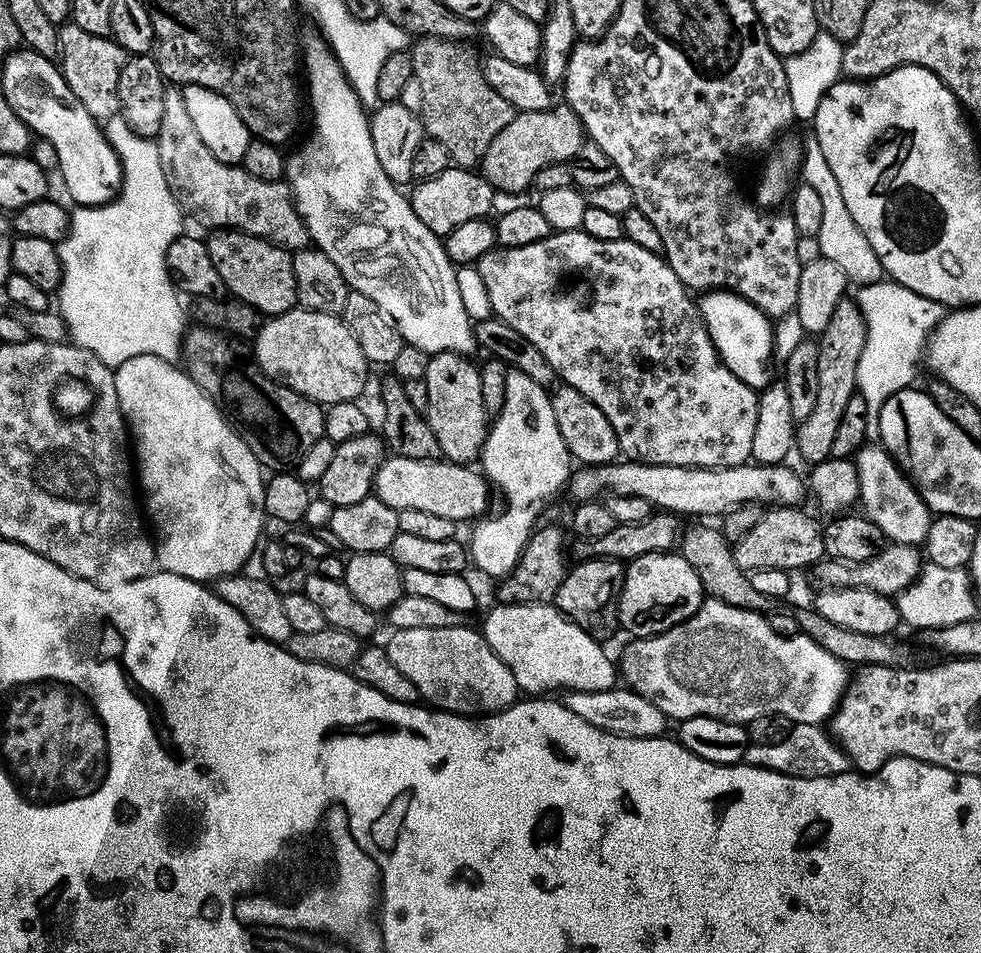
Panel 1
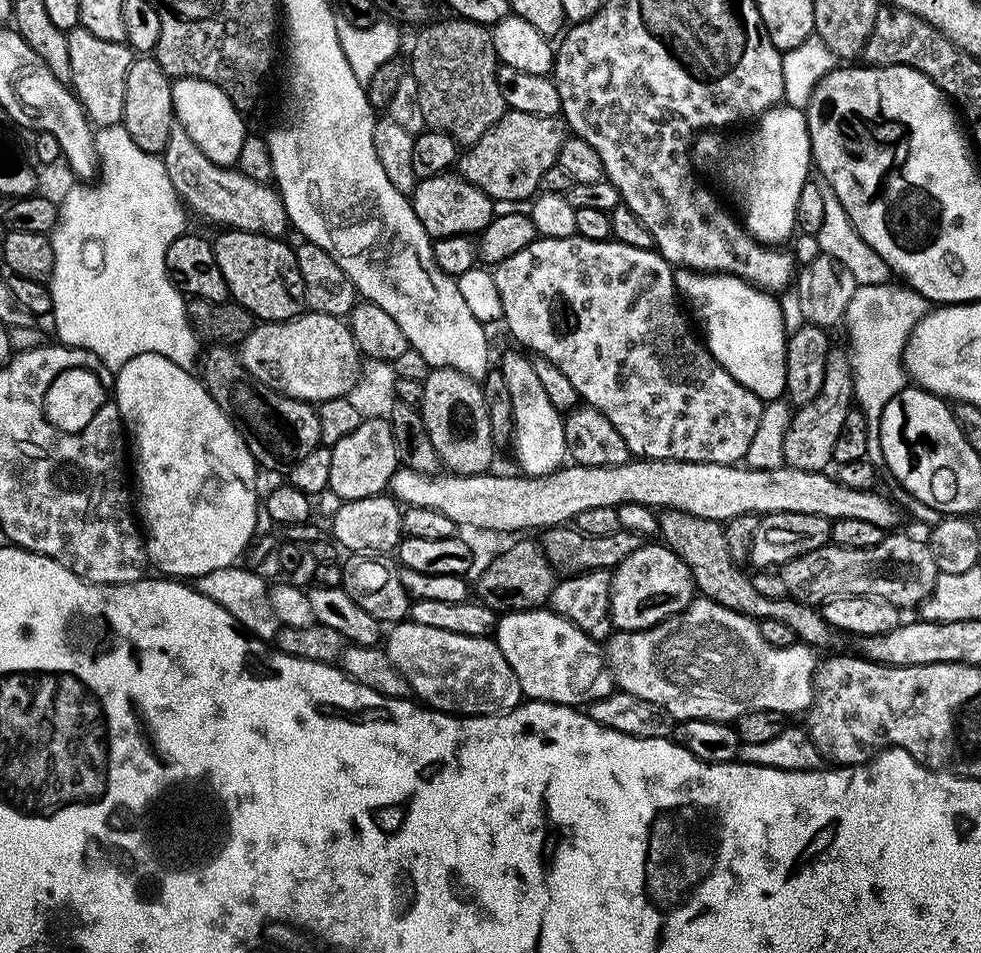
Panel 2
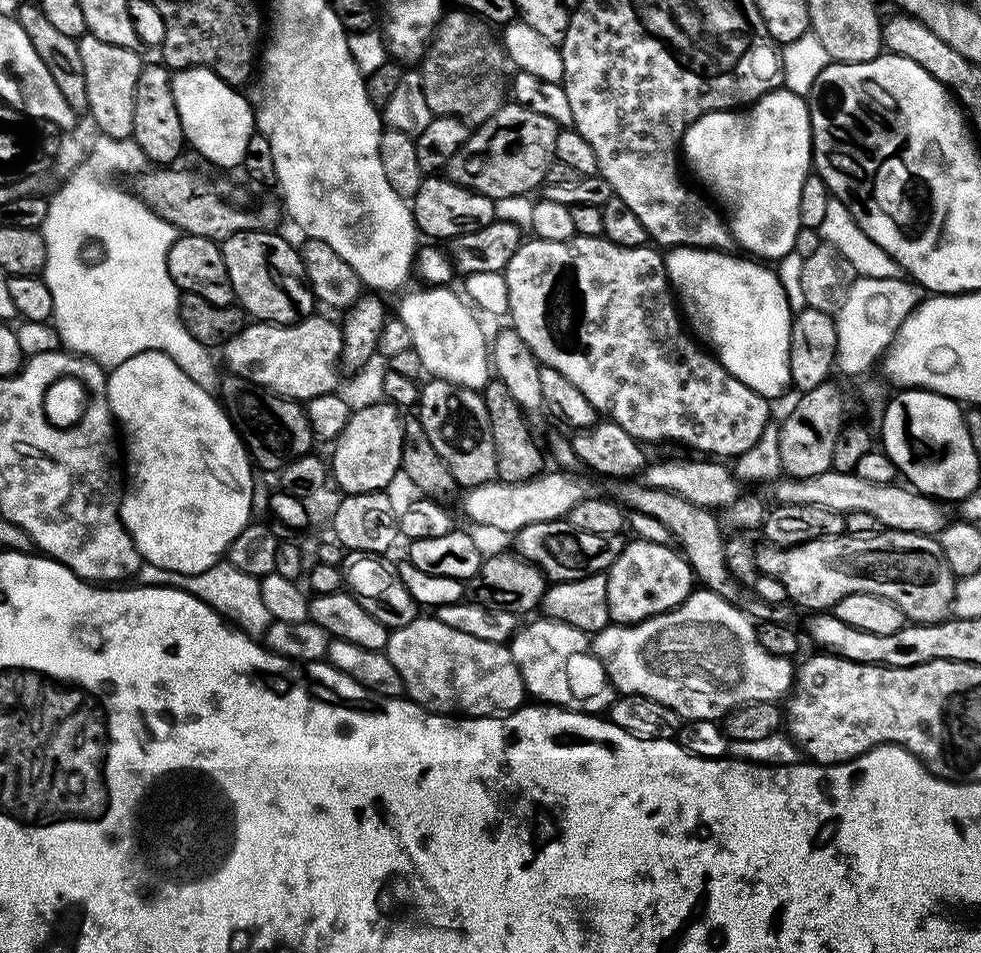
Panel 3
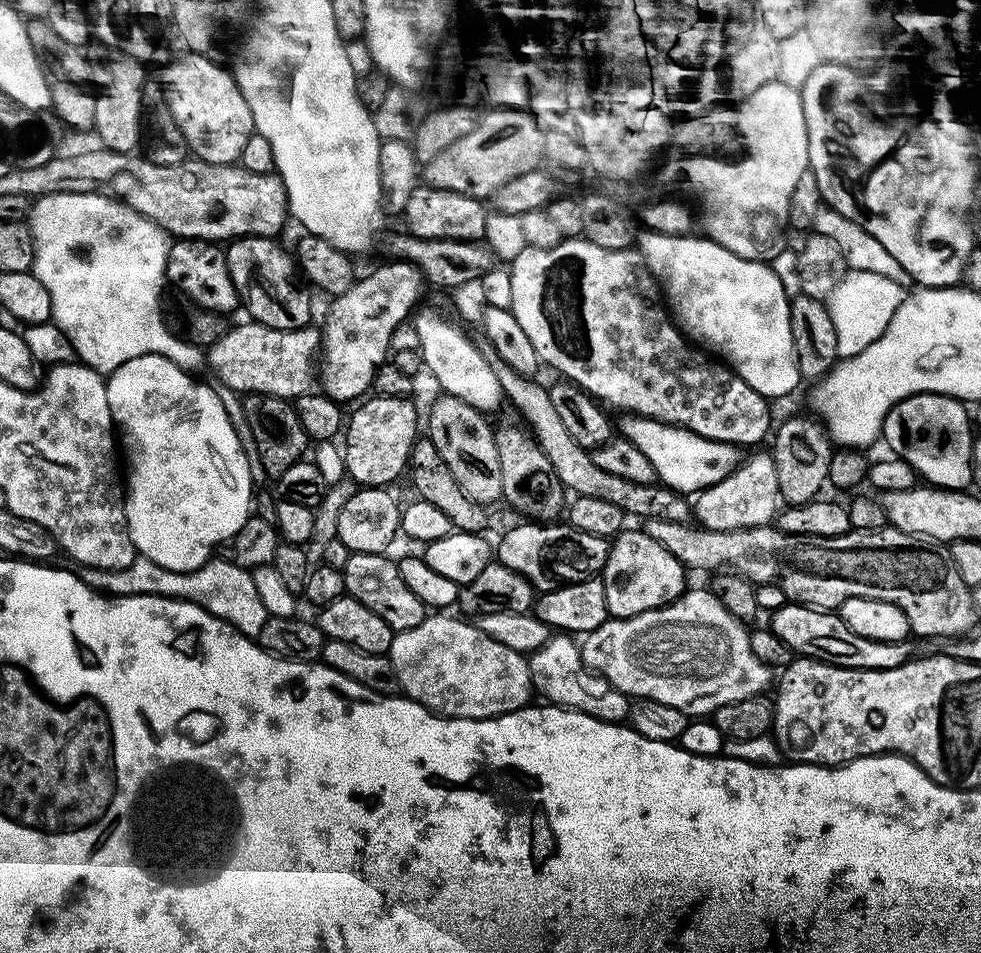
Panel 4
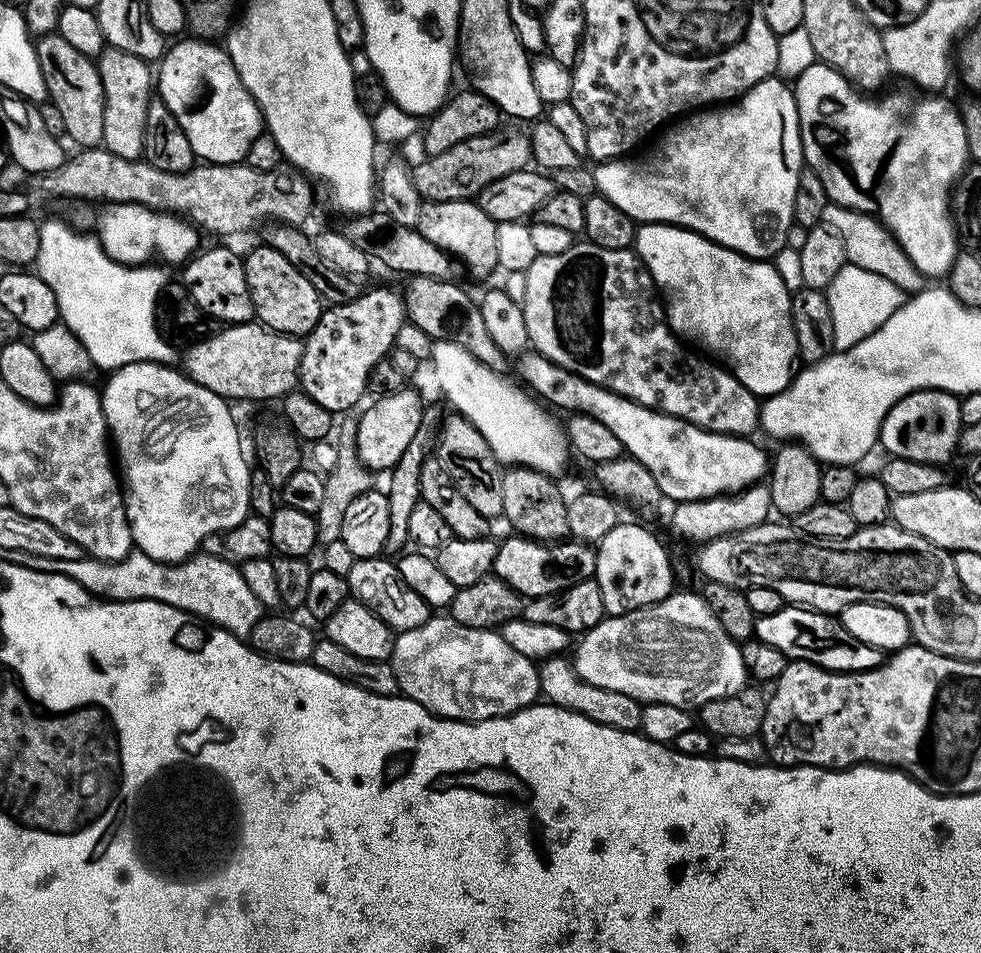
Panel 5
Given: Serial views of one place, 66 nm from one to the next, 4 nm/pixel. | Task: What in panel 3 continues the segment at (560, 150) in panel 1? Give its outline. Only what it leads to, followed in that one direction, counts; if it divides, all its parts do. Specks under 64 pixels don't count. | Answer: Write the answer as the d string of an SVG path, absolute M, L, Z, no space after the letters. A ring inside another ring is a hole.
M506 102L485 124L479 125L473 131L476 133L472 137L469 135L452 153L452 157L446 161L447 179L478 194L488 196L493 202L508 200L511 196L520 196L531 188L539 189L545 183L544 175L547 174L548 167L556 160L557 131L558 126L550 118L546 118L546 114L534 114L534 110L526 110L526 106Z

